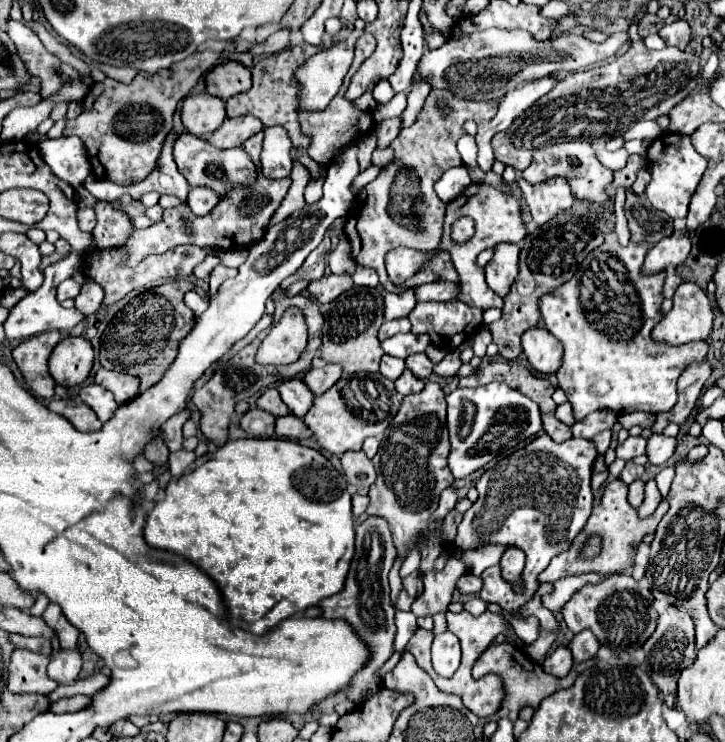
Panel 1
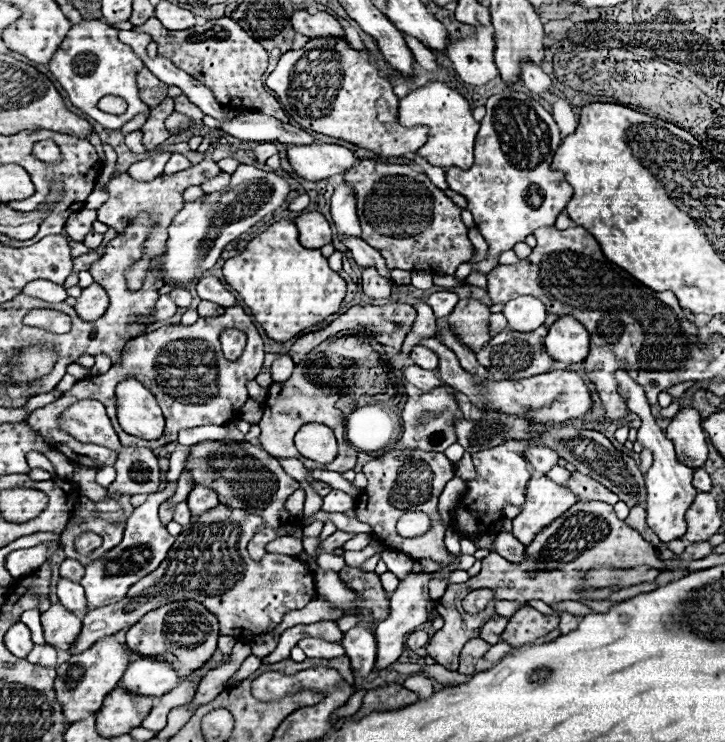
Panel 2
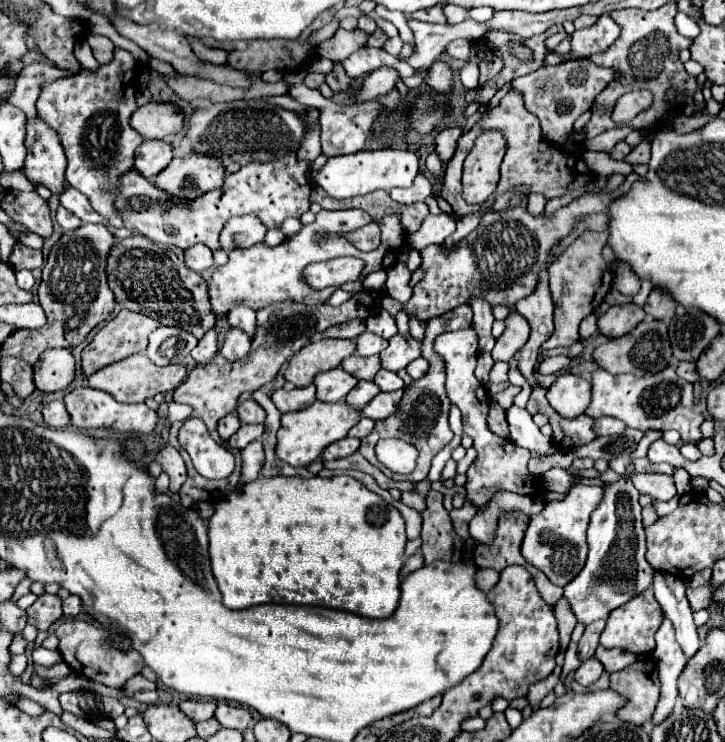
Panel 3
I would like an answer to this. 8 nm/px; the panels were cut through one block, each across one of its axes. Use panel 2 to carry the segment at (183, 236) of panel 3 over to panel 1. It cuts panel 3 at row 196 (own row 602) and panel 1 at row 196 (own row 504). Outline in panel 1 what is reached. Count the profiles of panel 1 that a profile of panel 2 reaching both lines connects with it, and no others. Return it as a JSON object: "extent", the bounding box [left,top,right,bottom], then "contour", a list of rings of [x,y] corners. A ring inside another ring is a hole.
{"extent":[174,132,256,198],"contour":[[[182,132],[180,138],[174,142],[174,160],[178,164],[180,174],[188,180],[188,184],[192,188],[196,186],[204,186],[214,190],[220,198],[224,198],[232,188],[238,186],[250,186],[252,182],[256,182],[256,166],[252,162],[252,158],[244,152],[244,148],[230,148],[230,150],[218,150],[214,146],[210,146],[206,140],[190,134],[190,132]]]}

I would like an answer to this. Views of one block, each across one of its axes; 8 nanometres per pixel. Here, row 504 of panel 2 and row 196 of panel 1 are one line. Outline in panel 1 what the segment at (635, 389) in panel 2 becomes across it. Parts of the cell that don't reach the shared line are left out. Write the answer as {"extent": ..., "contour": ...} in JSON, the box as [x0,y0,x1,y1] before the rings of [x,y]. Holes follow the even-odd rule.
{"extent":[646,132,708,218],"contour":[[[672,132],[662,134],[648,146],[648,168],[652,174],[652,180],[646,188],[646,198],[652,202],[656,210],[662,210],[672,218],[686,218],[690,196],[700,184],[706,166],[708,166],[708,160],[694,150],[688,136],[672,134]]]}

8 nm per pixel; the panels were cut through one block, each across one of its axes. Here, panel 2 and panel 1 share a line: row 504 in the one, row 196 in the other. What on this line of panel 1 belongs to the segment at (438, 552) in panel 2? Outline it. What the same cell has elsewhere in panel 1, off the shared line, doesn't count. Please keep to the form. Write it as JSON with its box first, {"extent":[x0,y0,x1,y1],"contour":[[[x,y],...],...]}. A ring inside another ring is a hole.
{"extent":[344,90,494,290],"contour":[[[432,90],[418,120],[398,134],[394,142],[396,146],[392,144],[392,148],[396,150],[396,160],[390,162],[376,180],[372,180],[358,192],[352,214],[348,214],[344,226],[344,232],[352,246],[350,256],[358,266],[374,268],[380,274],[380,284],[384,290],[396,290],[396,286],[388,280],[384,268],[384,256],[390,248],[414,246],[418,250],[434,250],[440,244],[446,204],[436,196],[434,184],[448,168],[462,164],[462,158],[456,152],[456,142],[460,140],[460,136],[464,136],[462,124],[466,120],[474,120],[478,124],[490,122],[494,114],[494,104],[458,100],[448,90],[446,94]],[[436,102],[444,102],[450,108],[450,114],[442,114]]]}

